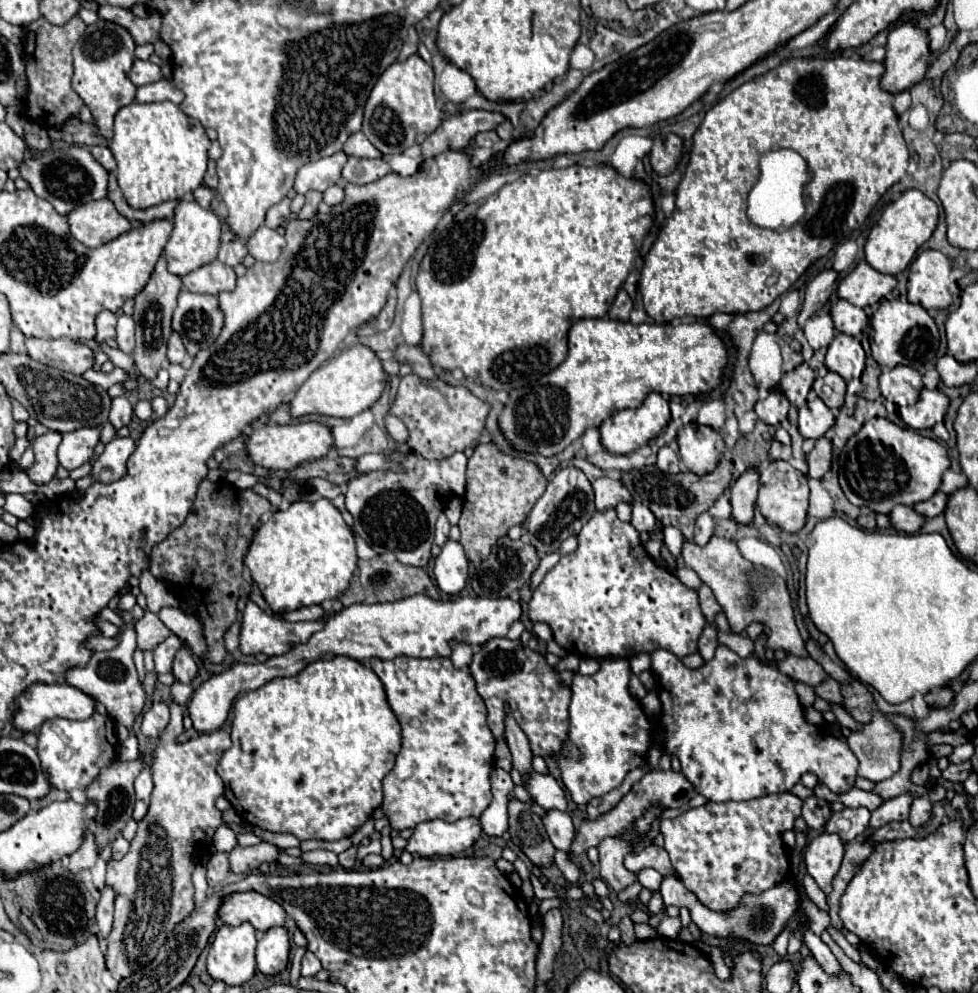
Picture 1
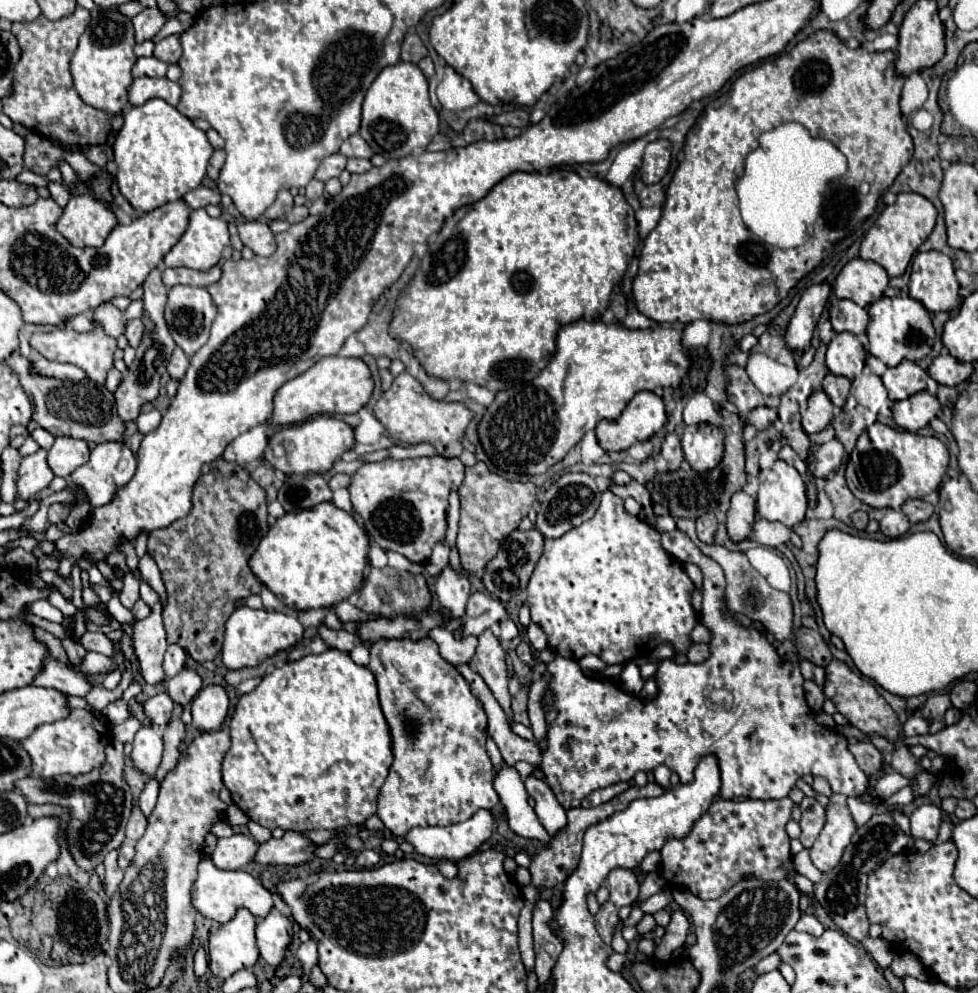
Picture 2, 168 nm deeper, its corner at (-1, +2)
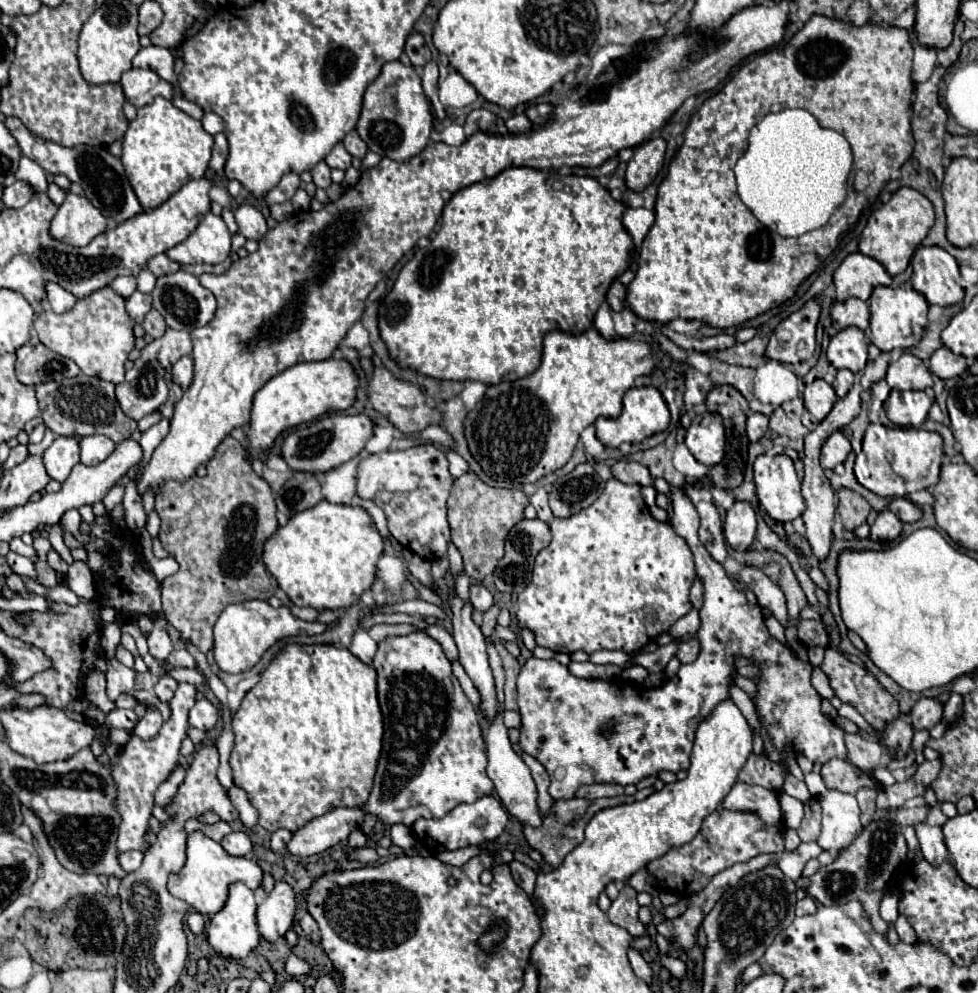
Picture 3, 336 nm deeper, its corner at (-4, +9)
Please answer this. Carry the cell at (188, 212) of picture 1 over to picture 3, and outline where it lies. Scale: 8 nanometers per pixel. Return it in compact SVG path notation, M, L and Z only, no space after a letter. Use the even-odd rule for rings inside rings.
M209 212L187 240L167 250L167 256L179 264L219 264L229 252L231 234L223 218Z

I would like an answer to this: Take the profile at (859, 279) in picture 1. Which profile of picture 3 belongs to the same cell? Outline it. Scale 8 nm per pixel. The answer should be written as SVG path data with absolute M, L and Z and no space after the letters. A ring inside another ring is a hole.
M853 252L849 254L833 274L833 284L837 292L837 300L843 302L851 296L859 300L867 300L877 286L889 286L891 276L887 270L873 258Z

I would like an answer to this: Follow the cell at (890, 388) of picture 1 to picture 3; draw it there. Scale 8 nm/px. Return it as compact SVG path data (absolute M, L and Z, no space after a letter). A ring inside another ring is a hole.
M909 352L889 364L885 380L893 390L925 390L933 384L931 374L923 362Z

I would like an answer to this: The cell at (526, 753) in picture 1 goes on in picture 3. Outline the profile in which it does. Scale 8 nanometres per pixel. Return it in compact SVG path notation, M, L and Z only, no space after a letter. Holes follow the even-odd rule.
M493 604L491 610L483 612L483 624L481 624L481 630L485 636L493 636L493 628L497 624L497 614L499 614L499 604Z

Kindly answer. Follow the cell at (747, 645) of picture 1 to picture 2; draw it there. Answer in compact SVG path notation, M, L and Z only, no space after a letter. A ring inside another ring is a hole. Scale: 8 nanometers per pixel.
M698 623L698 625L694 627L694 631L692 631L692 641L694 641L694 643L708 643L710 639L712 639L710 629L708 629L706 625Z

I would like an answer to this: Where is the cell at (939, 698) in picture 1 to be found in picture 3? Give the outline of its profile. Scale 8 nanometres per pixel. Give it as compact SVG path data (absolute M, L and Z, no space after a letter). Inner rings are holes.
M921 698L909 712L913 730L931 730L943 716L943 706L935 698Z

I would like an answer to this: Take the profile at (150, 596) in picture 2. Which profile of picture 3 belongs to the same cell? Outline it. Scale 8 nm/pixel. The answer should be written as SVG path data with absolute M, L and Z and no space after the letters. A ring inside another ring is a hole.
M156 618L151 634L147 638L149 653L154 657L165 660L174 649L166 631L166 620Z

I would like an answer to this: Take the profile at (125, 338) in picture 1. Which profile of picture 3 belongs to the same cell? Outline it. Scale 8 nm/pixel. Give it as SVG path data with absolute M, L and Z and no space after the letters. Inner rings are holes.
M151 310L151 312L145 316L145 320L143 320L143 328L145 328L145 332L147 332L149 336L161 338L161 336L165 334L165 330L167 330L167 324L165 324L163 316L161 316L157 310Z

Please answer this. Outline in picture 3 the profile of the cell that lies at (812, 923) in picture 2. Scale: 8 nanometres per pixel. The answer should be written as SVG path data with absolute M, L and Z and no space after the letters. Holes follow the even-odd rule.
M805 896L803 900L797 900L797 904L795 904L795 914L797 914L797 916L807 916L807 914L813 914L815 908L817 908L815 900L813 900L811 896Z

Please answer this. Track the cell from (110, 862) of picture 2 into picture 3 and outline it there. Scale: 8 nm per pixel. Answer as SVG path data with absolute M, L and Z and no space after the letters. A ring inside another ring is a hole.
M181 682L175 696L169 702L171 716L163 726L159 728L159 734L151 740L141 740L139 736L131 736L129 742L121 748L119 752L119 764L111 766L111 776L115 778L117 786L117 798L115 798L115 810L119 810L121 816L121 826L119 826L119 840L117 848L119 852L125 850L139 850L145 852L147 842L145 842L145 832L149 828L149 818L153 810L153 794L163 784L169 774L179 766L181 758L181 742L187 738L187 712L195 704L195 686Z

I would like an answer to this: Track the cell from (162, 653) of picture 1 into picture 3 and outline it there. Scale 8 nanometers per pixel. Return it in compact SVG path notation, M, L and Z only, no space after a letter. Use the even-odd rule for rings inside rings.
M177 646L177 648L169 654L167 662L173 664L175 668L195 668L195 660L193 660L193 656L191 656L185 648L181 648L181 646Z

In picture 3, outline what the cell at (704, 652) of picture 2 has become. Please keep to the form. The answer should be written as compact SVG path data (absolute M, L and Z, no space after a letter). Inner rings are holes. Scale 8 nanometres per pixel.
M689 638L679 644L679 650L675 656L679 658L681 664L689 664L689 662L695 662L697 654L699 654L699 642L697 642L697 638Z

